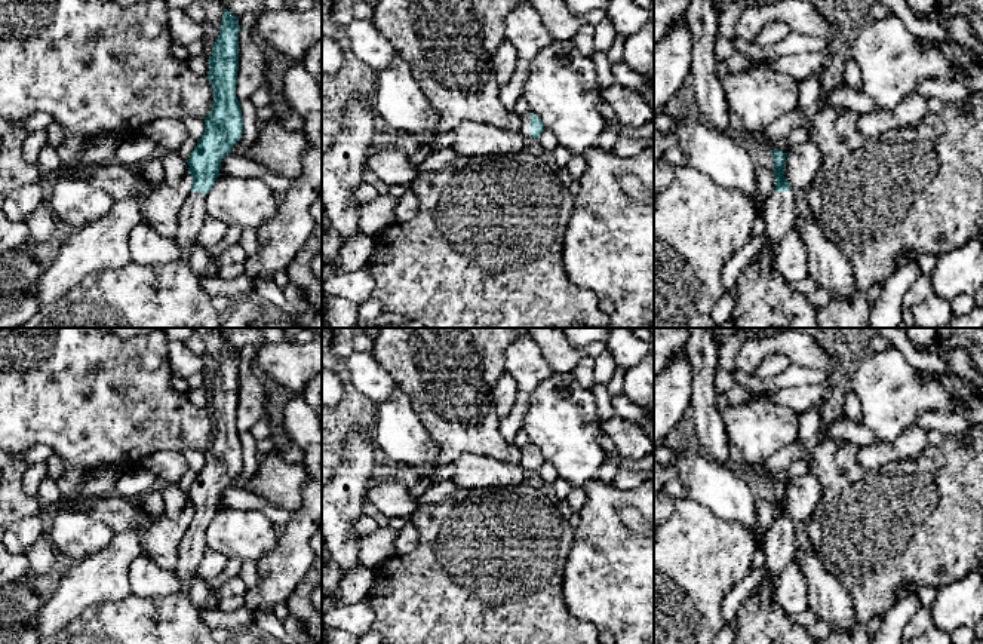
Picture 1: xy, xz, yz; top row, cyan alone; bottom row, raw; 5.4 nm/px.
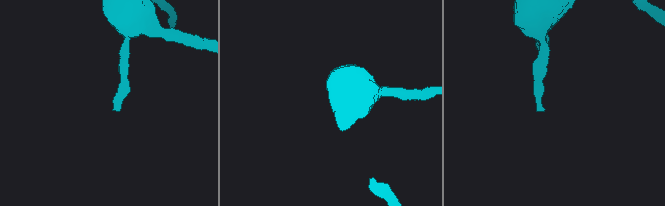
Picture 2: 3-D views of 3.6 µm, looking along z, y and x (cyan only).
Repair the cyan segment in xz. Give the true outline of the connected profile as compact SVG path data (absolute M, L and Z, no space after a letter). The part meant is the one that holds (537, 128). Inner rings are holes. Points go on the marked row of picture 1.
M528 113L528 114L522 116L520 119L522 119L522 125L520 125L519 131L526 138L537 139L546 131L541 119L534 113Z

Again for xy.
M224 7L221 31L209 58L208 77L214 88L214 105L205 119L205 132L187 160L193 185L179 211L173 236L181 248L197 242L208 215L206 197L219 175L221 162L243 134L242 108L236 96L239 33L239 18Z

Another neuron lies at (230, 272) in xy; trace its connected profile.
M245 263L242 264L230 264L218 270L216 276L224 280L231 280L243 275L246 270Z

